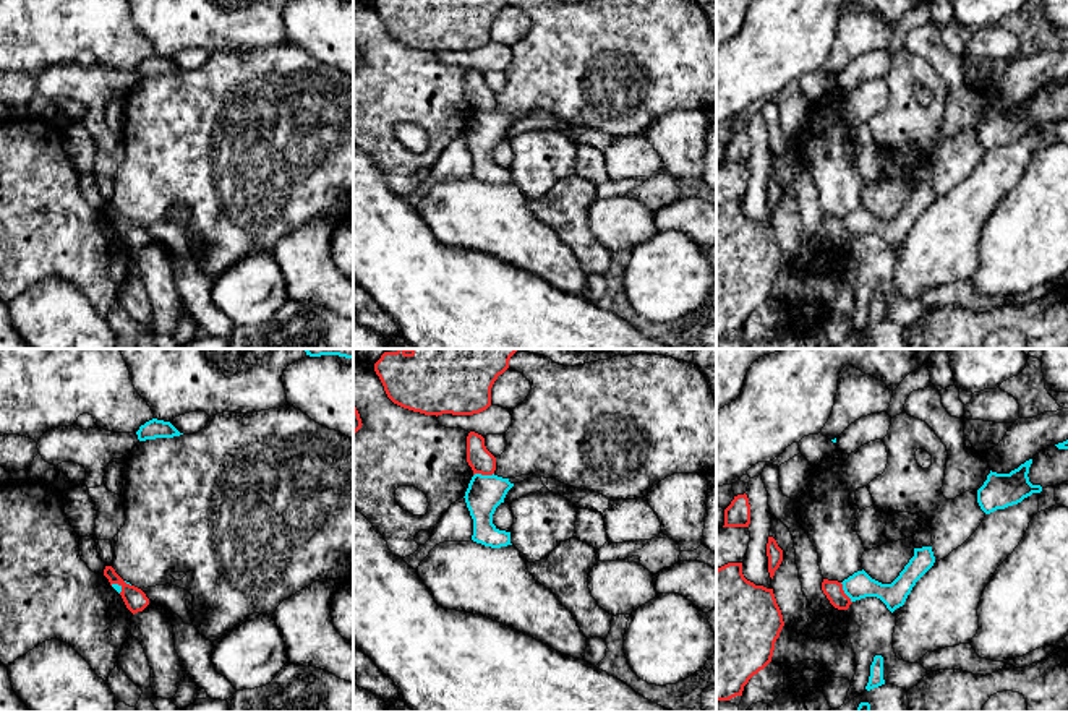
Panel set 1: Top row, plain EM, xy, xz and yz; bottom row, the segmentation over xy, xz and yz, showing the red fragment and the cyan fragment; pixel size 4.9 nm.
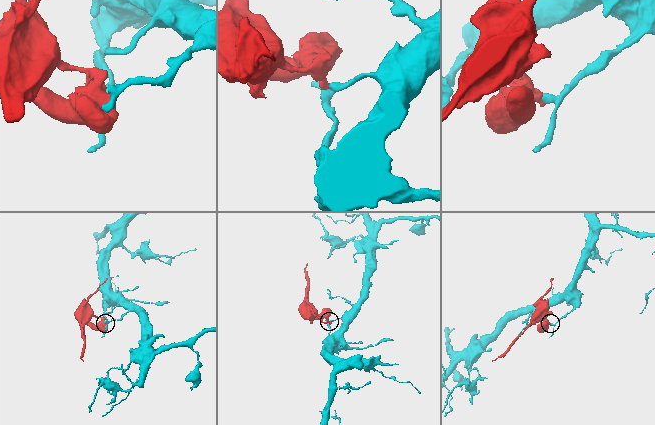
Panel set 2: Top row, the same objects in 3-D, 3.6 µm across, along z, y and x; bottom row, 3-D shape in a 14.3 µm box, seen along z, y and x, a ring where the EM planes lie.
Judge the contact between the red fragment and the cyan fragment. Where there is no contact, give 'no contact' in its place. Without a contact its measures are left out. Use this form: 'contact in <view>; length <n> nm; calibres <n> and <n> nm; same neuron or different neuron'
contact in xz; length 110 nm; calibres 120 and 180 nm; different neuron

